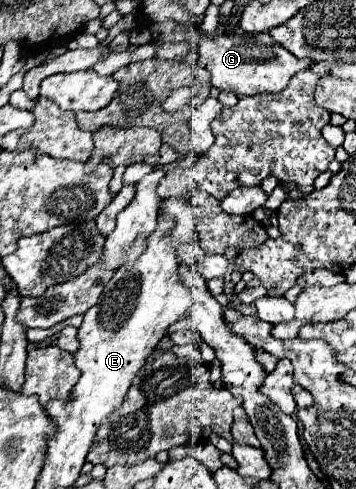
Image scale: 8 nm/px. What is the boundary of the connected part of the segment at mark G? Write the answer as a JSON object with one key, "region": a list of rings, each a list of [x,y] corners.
{"region":[[[225,32],[221,36],[215,36],[213,40],[199,40],[199,64],[211,74],[211,86],[217,86],[219,90],[231,90],[237,96],[243,94],[277,94],[281,92],[289,80],[315,64],[313,58],[297,58],[289,50],[285,50],[281,44],[277,44],[267,32]]]}

